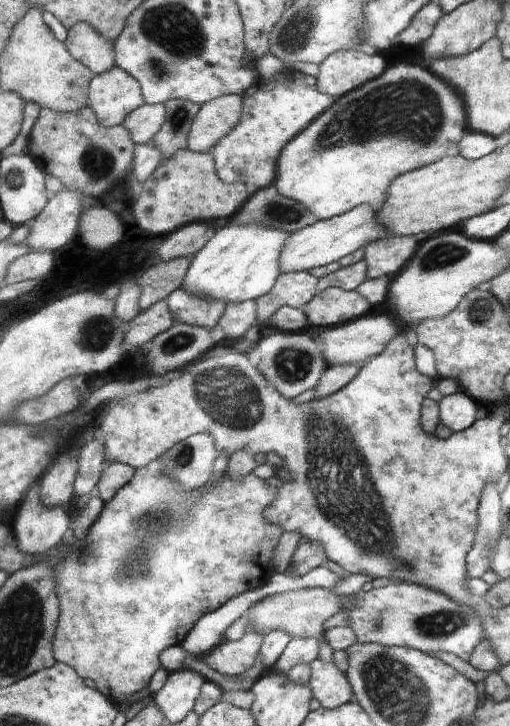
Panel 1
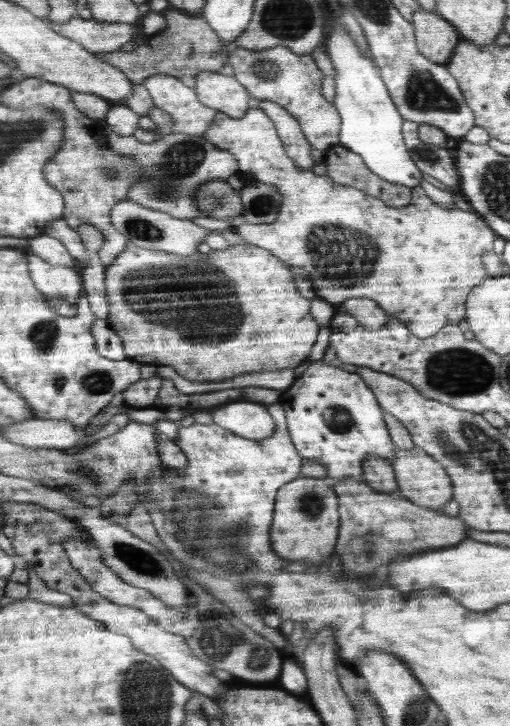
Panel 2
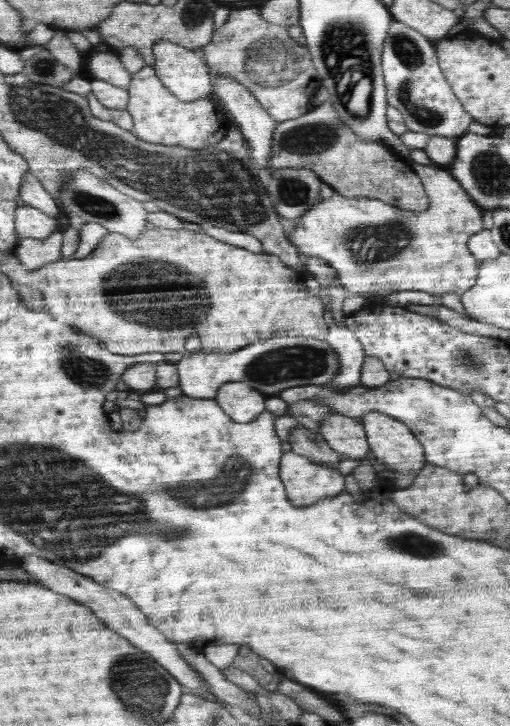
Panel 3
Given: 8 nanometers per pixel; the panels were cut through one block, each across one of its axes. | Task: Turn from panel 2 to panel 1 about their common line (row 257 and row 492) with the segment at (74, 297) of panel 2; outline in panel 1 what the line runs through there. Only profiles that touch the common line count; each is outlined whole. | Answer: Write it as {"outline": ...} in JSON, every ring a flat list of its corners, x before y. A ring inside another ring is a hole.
{"outline":[[39,483,25,498,13,522,20,548,32,556,42,556,61,544,68,526,70,520,64,506,44,506]]}

